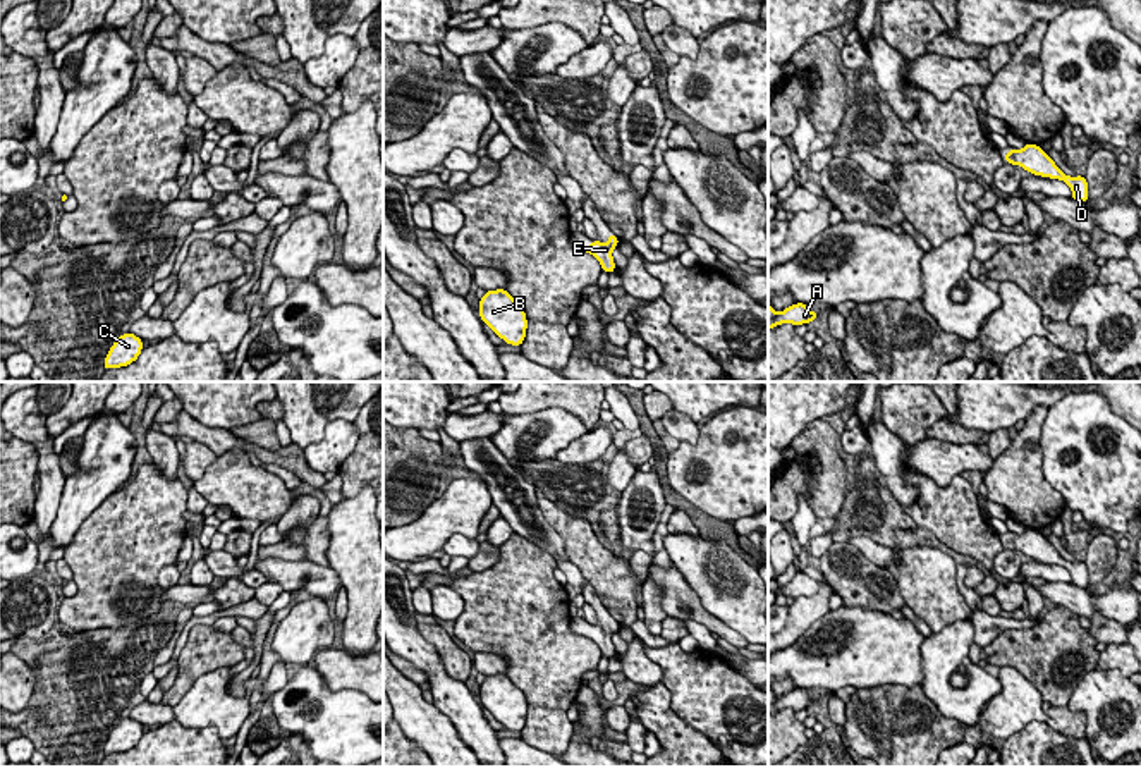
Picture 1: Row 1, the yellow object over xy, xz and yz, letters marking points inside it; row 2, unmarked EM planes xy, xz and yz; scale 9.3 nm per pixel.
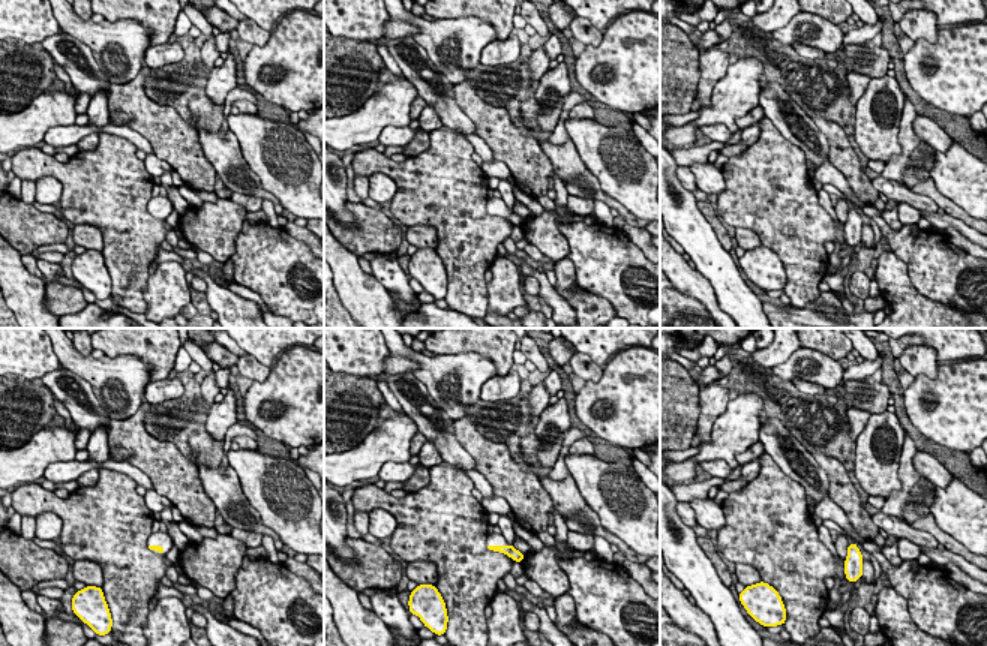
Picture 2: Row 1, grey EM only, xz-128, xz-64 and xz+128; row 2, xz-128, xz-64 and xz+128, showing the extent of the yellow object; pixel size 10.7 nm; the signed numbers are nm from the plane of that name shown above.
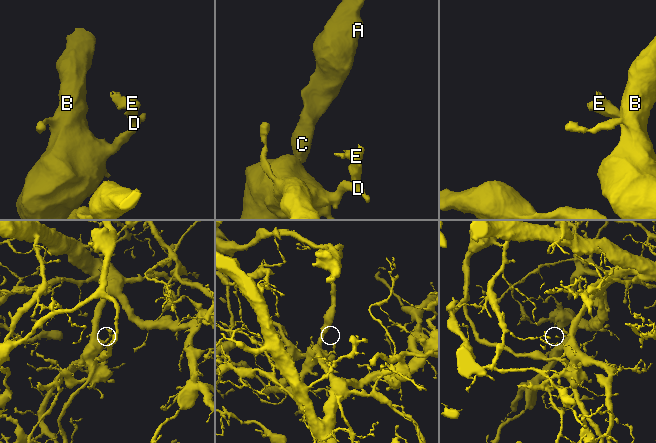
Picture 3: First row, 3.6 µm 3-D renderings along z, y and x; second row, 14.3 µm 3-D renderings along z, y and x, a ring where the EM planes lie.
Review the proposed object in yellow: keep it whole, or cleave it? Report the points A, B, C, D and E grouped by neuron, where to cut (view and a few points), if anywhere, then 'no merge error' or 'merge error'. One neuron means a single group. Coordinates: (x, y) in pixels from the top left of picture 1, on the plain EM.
A B C D E | no cut | no merge error

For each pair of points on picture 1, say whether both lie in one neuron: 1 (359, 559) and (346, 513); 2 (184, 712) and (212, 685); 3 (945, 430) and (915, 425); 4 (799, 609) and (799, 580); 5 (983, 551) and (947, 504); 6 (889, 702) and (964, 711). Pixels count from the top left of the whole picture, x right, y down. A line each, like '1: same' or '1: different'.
1: same
2: same
3: different
4: different
5: same
6: different

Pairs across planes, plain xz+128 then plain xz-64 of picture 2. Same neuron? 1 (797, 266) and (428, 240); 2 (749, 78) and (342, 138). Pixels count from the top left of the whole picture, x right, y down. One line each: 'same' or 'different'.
1: different
2: same

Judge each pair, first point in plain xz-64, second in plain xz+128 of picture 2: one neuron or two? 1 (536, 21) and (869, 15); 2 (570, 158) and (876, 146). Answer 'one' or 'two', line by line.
1: one
2: two

